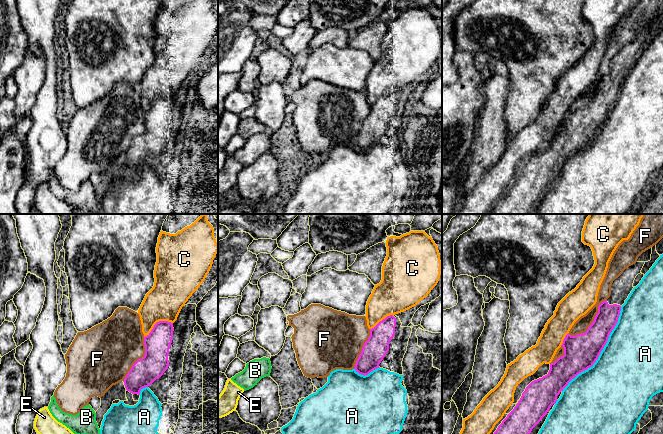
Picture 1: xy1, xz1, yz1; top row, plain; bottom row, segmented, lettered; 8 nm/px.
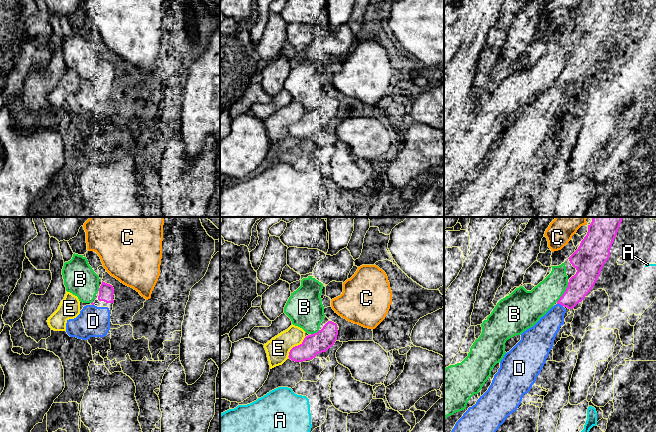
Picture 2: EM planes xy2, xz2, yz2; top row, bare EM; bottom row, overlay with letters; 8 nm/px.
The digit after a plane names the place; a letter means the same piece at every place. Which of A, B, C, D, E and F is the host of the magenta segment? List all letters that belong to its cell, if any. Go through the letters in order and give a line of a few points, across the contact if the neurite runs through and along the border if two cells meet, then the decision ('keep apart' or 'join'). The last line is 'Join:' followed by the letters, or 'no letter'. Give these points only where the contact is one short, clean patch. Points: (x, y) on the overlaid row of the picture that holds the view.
A: keep apart
B: keep apart
C: keep apart
D: join
E: keep apart
F: keep apart
Join: D

